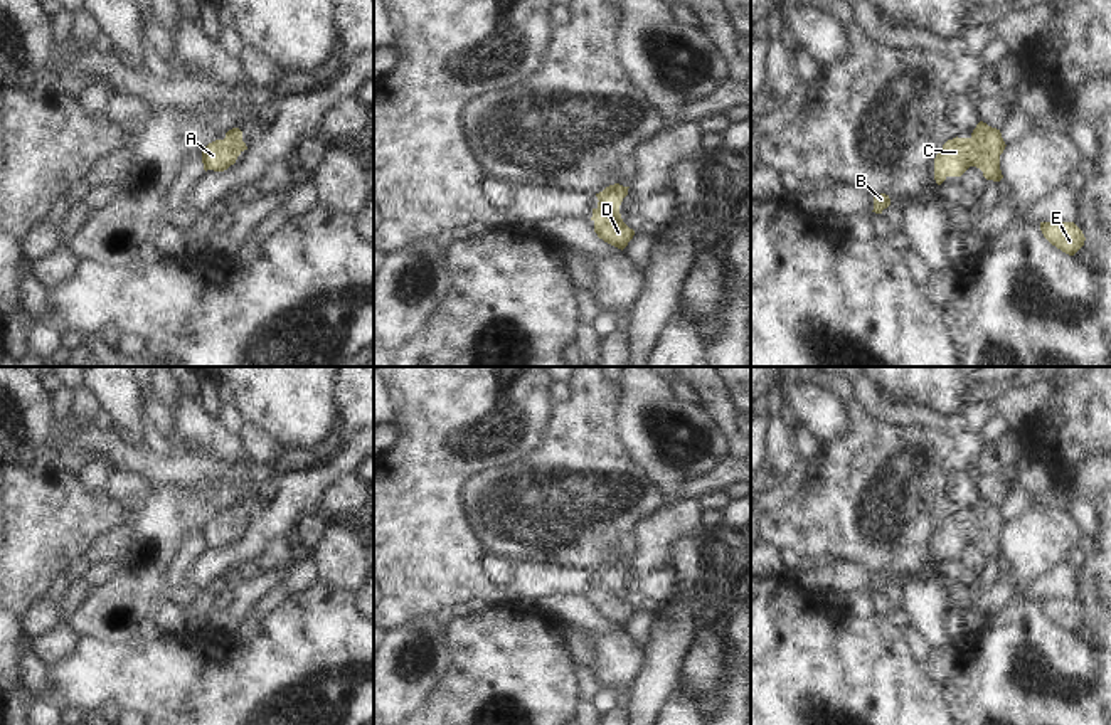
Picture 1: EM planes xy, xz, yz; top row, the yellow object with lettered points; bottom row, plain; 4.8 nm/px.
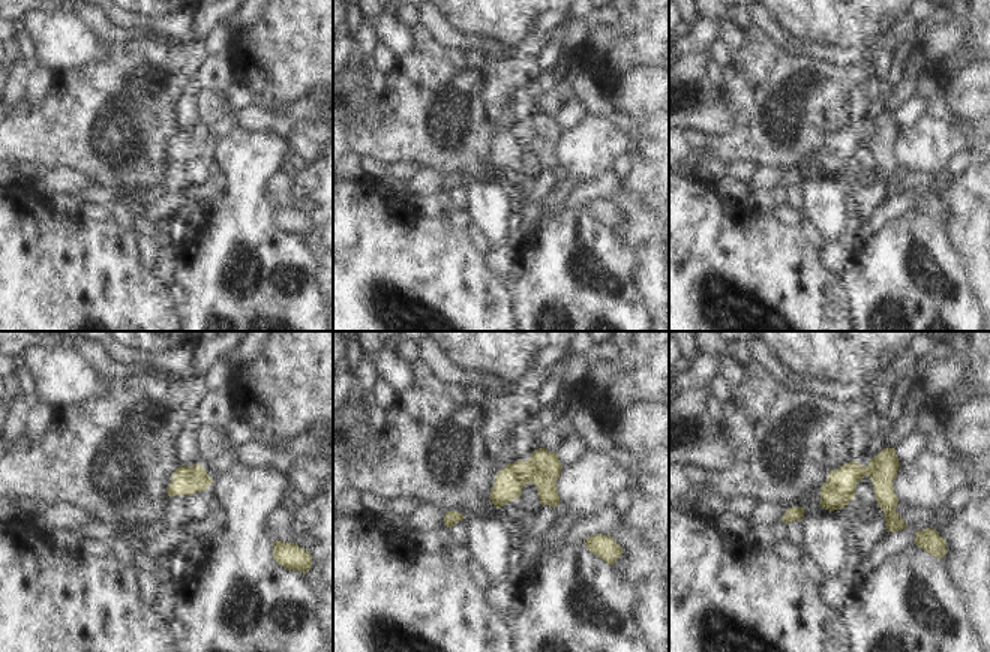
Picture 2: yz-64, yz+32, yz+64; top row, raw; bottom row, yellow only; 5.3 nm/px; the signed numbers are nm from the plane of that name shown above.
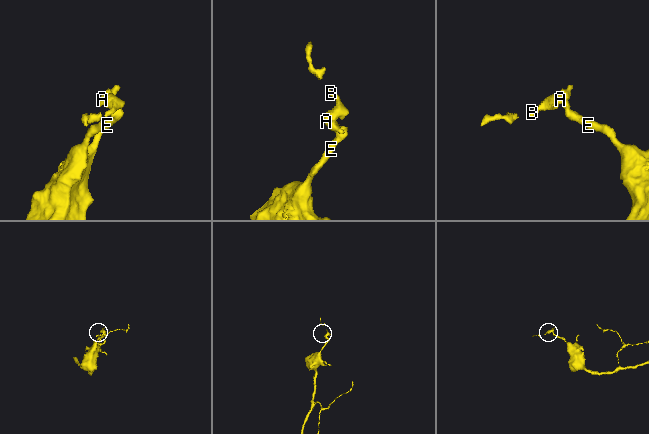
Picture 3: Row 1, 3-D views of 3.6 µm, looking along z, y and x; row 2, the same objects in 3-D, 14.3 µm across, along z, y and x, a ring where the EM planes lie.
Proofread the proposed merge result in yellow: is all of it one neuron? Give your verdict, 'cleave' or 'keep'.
keep

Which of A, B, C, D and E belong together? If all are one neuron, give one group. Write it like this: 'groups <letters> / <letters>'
groups A B C D E

